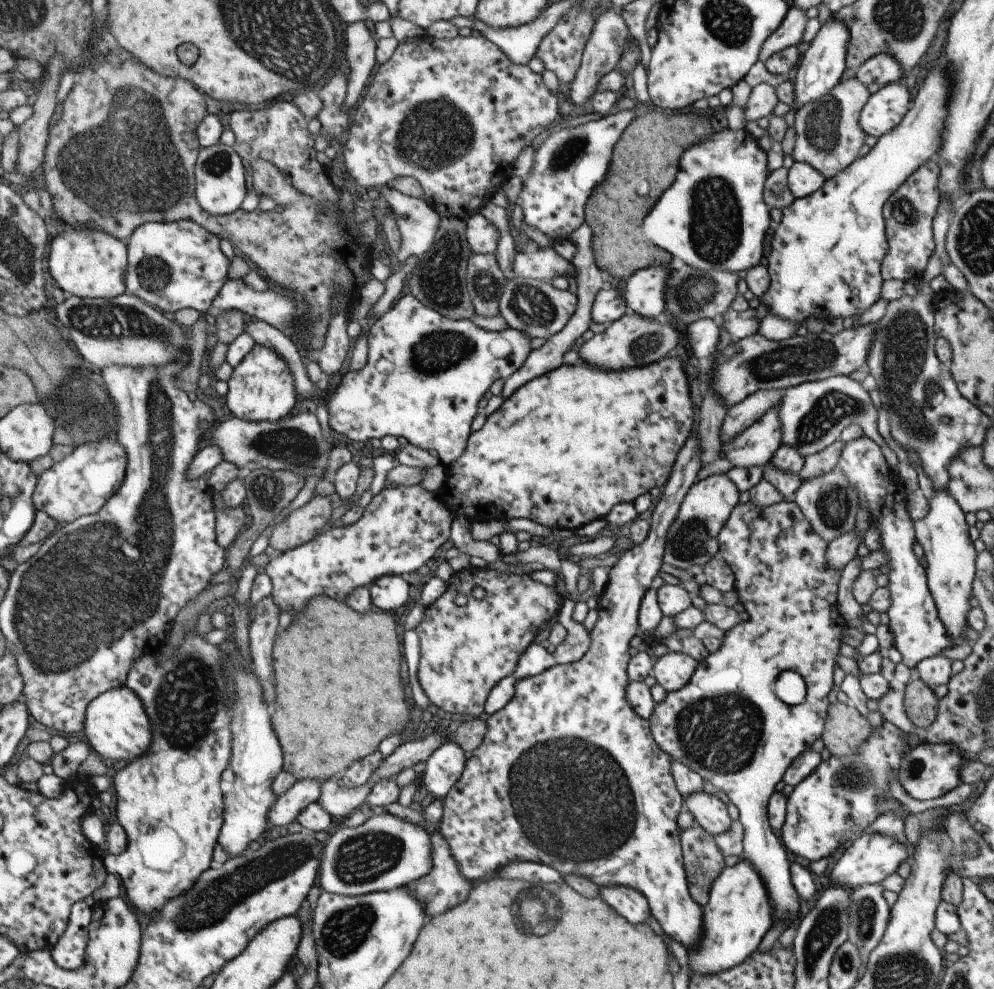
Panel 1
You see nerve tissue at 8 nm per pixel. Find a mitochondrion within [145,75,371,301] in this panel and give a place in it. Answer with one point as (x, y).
(219, 164)

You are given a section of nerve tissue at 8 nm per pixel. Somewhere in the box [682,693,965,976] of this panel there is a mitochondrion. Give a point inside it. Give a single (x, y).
(857, 778)

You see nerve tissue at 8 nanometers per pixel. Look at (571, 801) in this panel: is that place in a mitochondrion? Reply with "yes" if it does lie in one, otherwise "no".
yes

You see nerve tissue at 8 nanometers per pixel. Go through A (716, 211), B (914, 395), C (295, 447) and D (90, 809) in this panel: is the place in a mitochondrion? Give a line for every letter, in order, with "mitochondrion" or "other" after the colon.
A: mitochondrion
B: mitochondrion
C: mitochondrion
D: other

